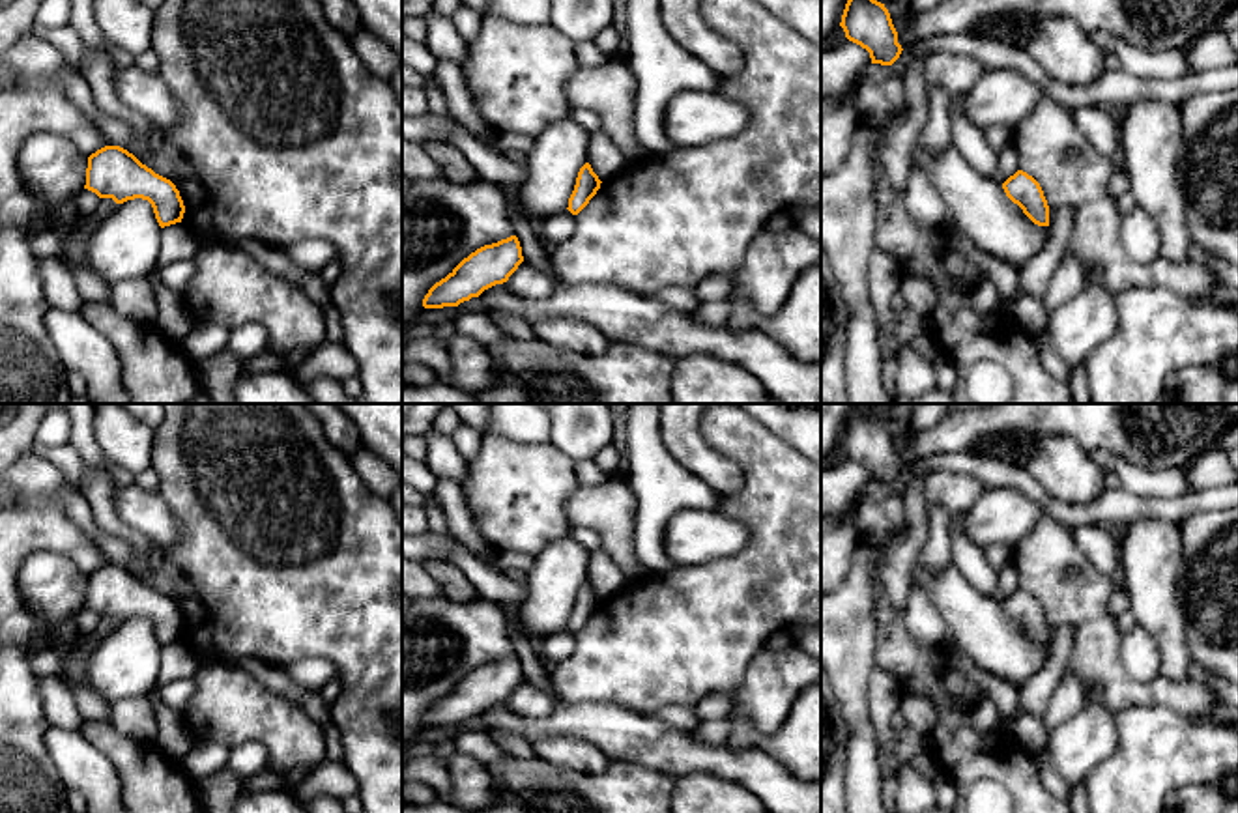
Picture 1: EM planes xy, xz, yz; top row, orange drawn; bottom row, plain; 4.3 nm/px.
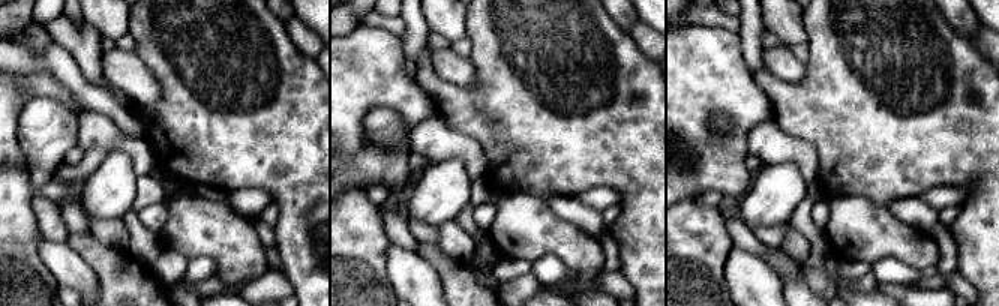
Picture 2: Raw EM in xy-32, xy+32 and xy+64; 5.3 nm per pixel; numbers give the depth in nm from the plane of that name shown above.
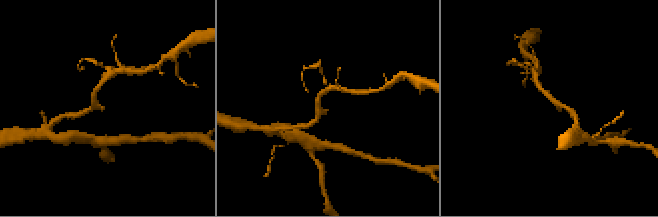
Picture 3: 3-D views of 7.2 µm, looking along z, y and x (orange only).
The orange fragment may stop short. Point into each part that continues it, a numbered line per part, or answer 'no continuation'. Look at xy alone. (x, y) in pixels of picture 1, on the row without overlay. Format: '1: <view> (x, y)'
no continuation

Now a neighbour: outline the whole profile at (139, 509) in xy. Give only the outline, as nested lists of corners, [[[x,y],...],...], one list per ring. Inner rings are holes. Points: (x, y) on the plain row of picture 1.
[[[133,482],[114,486],[112,501],[122,521],[157,546],[174,548],[183,538],[174,512],[159,492],[142,490]]]

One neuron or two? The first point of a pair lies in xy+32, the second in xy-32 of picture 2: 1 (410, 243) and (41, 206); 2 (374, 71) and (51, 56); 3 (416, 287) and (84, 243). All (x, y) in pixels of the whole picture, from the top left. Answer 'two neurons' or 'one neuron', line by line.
1: one neuron
2: two neurons
3: two neurons

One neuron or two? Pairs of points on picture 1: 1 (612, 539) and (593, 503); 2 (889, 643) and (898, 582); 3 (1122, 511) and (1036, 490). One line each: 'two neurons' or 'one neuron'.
1: one neuron
2: two neurons
3: one neuron

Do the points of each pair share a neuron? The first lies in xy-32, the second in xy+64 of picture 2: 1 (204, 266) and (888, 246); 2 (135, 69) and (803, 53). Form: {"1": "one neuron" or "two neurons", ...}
{"1": "two neurons", "2": "two neurons"}

